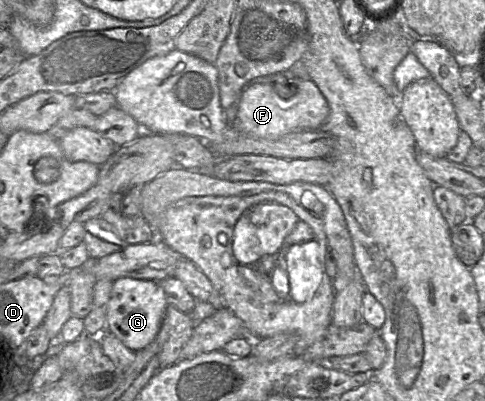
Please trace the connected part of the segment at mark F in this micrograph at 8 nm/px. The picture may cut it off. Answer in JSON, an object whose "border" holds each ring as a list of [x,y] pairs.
{"border":[[[285,76],[289,80],[285,86],[298,90],[297,94],[288,100],[280,98],[271,84],[250,82],[246,86],[237,102],[237,129],[255,137],[274,139],[296,131],[320,128],[327,119],[330,109],[319,88],[310,79]]]}

